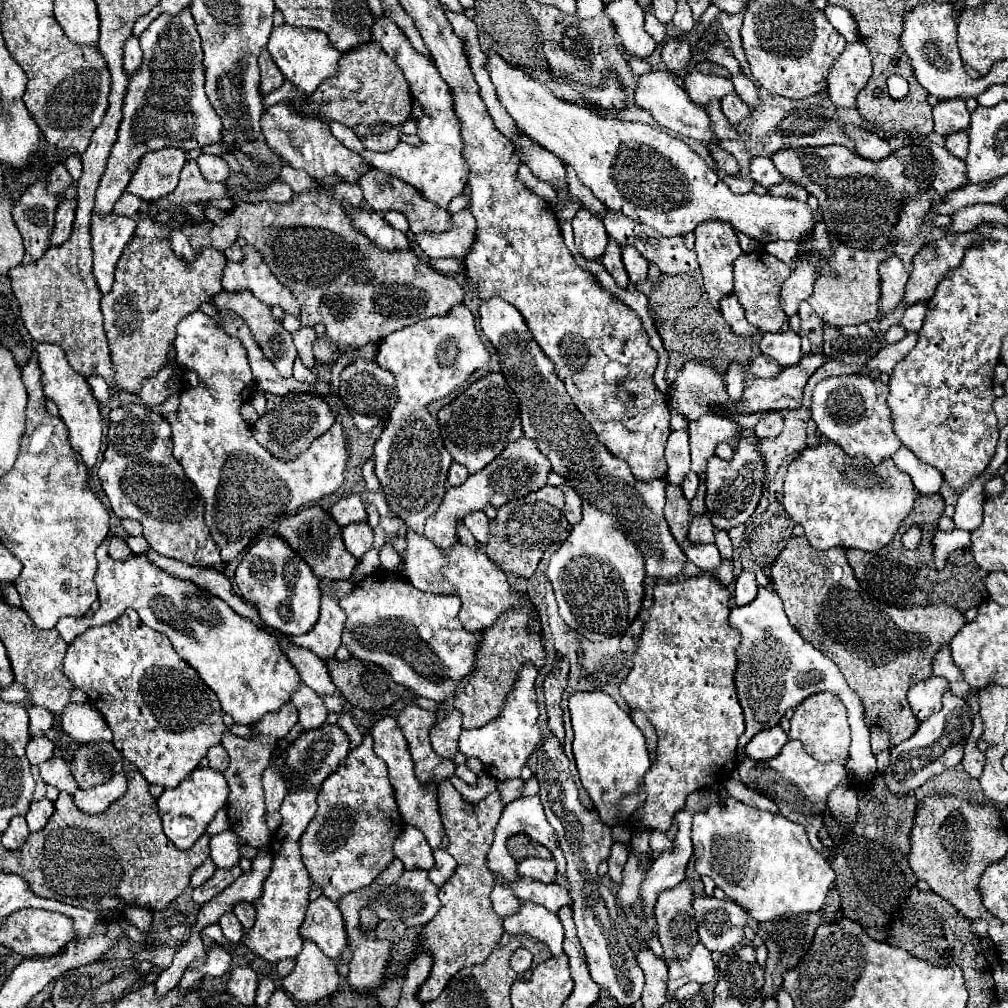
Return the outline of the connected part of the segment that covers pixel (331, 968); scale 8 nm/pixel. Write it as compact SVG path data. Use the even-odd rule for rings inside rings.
M303 940L303 950L297 956L297 966L289 976L283 978L283 988L301 1002L315 1002L323 996L333 994L339 988L337 966L339 962L329 962L329 958L319 950L317 944L313 944L311 940Z

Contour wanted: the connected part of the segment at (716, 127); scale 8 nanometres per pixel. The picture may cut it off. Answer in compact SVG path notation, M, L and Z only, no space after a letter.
M714 98L709 102L709 106L705 106L709 118L711 118L711 130L713 134L717 136L717 140L733 140L737 136L735 132L735 126L727 122L722 110L721 110L721 100Z

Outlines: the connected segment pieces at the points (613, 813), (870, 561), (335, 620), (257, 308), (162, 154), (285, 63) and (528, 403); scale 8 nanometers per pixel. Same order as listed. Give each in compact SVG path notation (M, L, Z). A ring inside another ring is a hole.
M577 692L569 698L571 724L575 732L573 756L577 762L583 788L607 826L617 826L629 820L645 800L643 776L651 768L651 758L645 748L641 730L631 722L629 714L603 692Z
M919 494L913 510L905 518L905 522L901 522L901 530L897 530L897 538L893 538L893 542L889 542L889 546L881 548L877 554L869 554L863 550L845 550L849 566L853 568L853 574L859 582L859 586L867 594L871 594L873 598L877 598L879 602L889 604L889 606L947 604L947 606L953 606L963 612L967 608L975 608L975 606L983 604L987 600L987 588L985 588L987 572L981 570L973 562L973 556L969 554L969 550L955 550L947 558L947 564L943 570L939 570L935 566L933 536L939 530L937 524L939 524L939 518L943 516L943 510L945 510L943 496ZM913 524L923 526L923 540L917 550L907 550L901 542L901 536Z
M341 580L333 594L325 594L321 598L321 612L313 630L303 636L289 638L289 642L293 642L293 646L311 650L321 660L333 658L335 650L341 646L341 630L345 624L345 612L339 608L339 600L347 596L349 590L353 590L353 584Z
M245 290L245 292L221 292L221 294L217 294L211 302L213 302L217 308L227 308L227 310L233 310L235 314L239 314L239 316L247 322L247 326L251 328L251 334L253 334L253 338L257 340L259 348L261 348L263 354L273 362L273 366L279 370L279 374L285 376L285 378L289 378L289 376L293 374L293 362L295 362L295 358L297 358L297 350L295 350L295 346L293 346L293 338L291 338L291 334L281 326L281 322L271 316L271 310L269 310L267 304L259 302L249 290Z
M163 148L157 152L145 154L141 158L133 178L125 192L151 202L171 194L179 182L179 172L185 166L187 156L179 148Z
M287 24L275 26L271 30L267 50L269 50L273 62L283 72L283 76L289 82L293 82L293 86L299 88L307 96L313 94L323 80L327 80L333 74L337 74L339 60L341 60L341 56L345 56L345 52L337 50L335 46L331 46L329 36L327 34L321 34L321 30L297 28L297 26L287 26Z
M491 298L481 304L479 316L483 334L499 352L507 384L519 398L525 438L539 446L541 454L549 458L553 472L563 476L565 482L579 492L585 504L597 506L617 518L625 536L637 546L637 550L641 550L641 556L645 558L645 574L649 578L677 578L683 572L687 558L663 518L665 482L639 482L625 460L619 460L605 450L605 446L597 440L597 434L589 430L589 422L585 422L585 418L581 420L581 412L573 406L563 382L557 378L551 358L537 346L517 308L501 298Z

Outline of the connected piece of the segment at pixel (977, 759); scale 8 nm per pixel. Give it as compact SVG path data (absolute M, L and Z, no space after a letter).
M975 714L973 730L971 730L971 736L969 736L967 744L965 744L965 754L963 754L963 760L961 760L965 772L971 778L979 778L981 772L983 772L983 764L985 764L983 752L977 748L977 742L981 740L981 734L983 734L983 722L981 722L981 716Z

